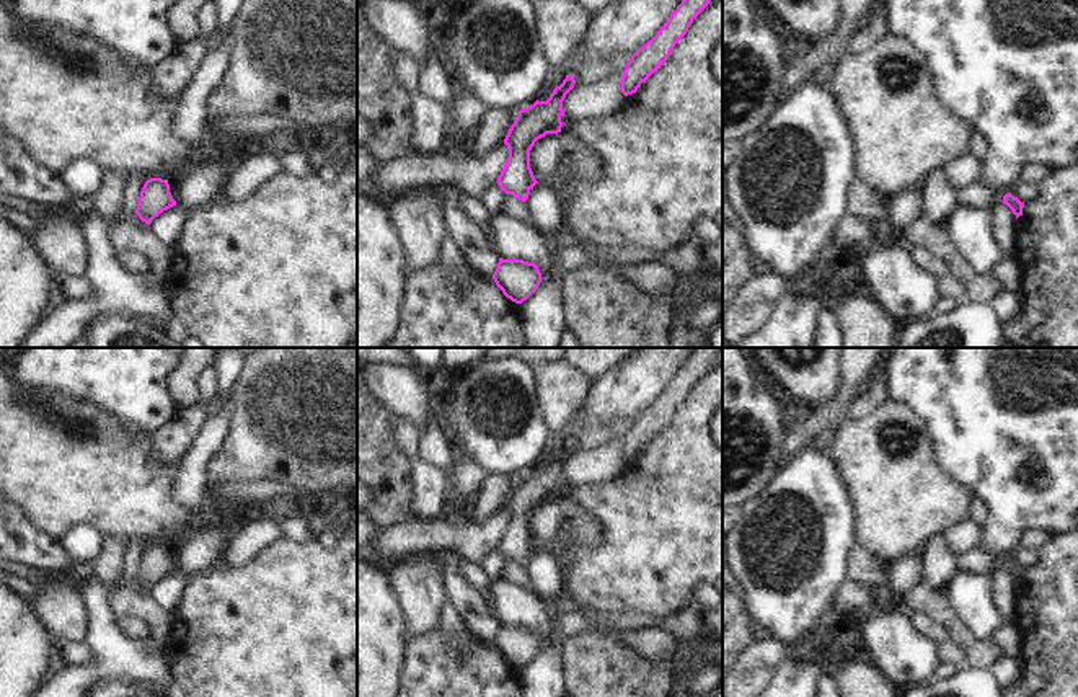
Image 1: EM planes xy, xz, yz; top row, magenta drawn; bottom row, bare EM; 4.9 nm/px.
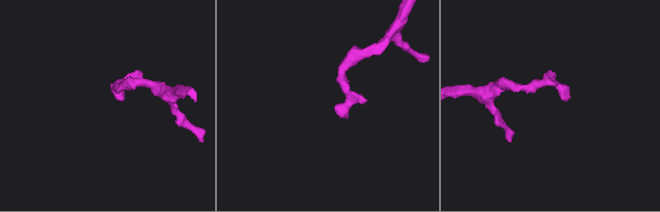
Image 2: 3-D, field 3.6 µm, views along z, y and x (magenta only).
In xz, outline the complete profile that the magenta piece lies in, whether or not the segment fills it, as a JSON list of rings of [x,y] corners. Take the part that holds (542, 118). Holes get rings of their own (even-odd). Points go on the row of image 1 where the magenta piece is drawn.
[[[566,75],[546,101],[537,100],[528,108],[519,111],[504,139],[509,157],[496,181],[506,194],[512,194],[522,202],[528,199],[530,189],[538,183],[530,168],[530,150],[546,134],[561,132],[564,124],[561,121],[564,116],[563,101],[574,85],[574,77]]]

